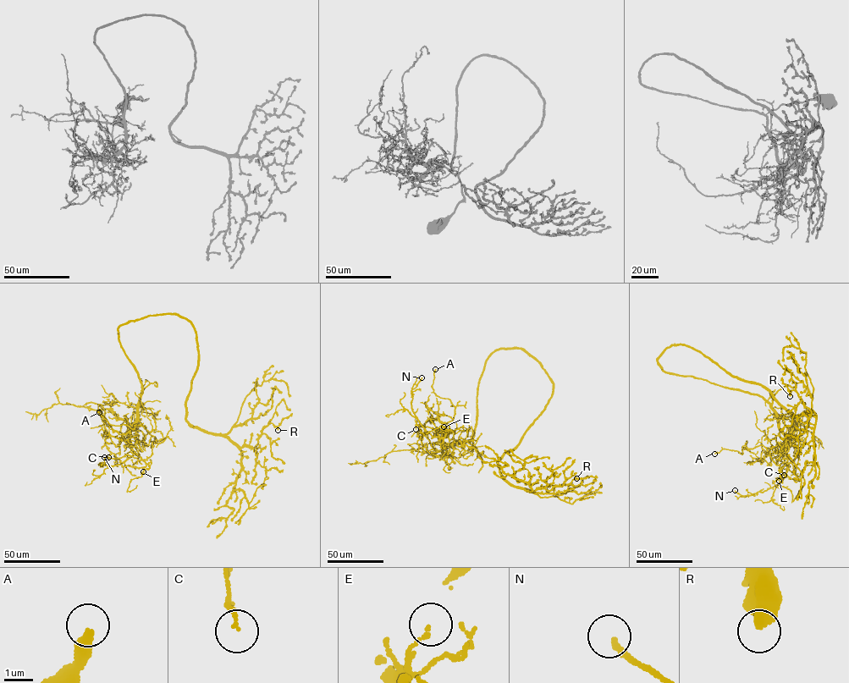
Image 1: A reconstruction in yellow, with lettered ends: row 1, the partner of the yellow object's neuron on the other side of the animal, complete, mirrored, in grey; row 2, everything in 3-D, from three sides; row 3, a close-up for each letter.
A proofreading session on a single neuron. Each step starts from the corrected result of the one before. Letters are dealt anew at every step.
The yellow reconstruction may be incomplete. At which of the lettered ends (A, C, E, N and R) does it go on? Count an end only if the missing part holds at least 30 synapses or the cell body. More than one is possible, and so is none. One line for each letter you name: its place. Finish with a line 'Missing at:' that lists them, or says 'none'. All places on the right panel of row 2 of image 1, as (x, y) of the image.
A: Place: (714, 454)
Missing at: A

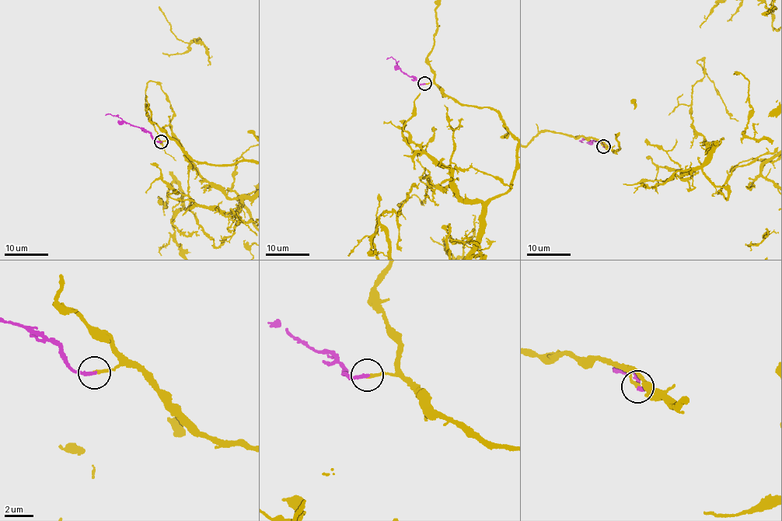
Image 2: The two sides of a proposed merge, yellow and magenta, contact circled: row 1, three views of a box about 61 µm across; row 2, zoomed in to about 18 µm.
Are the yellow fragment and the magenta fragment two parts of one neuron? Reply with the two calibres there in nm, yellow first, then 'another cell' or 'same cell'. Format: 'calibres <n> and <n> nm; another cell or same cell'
calibres 200 and 220 nm; same cell

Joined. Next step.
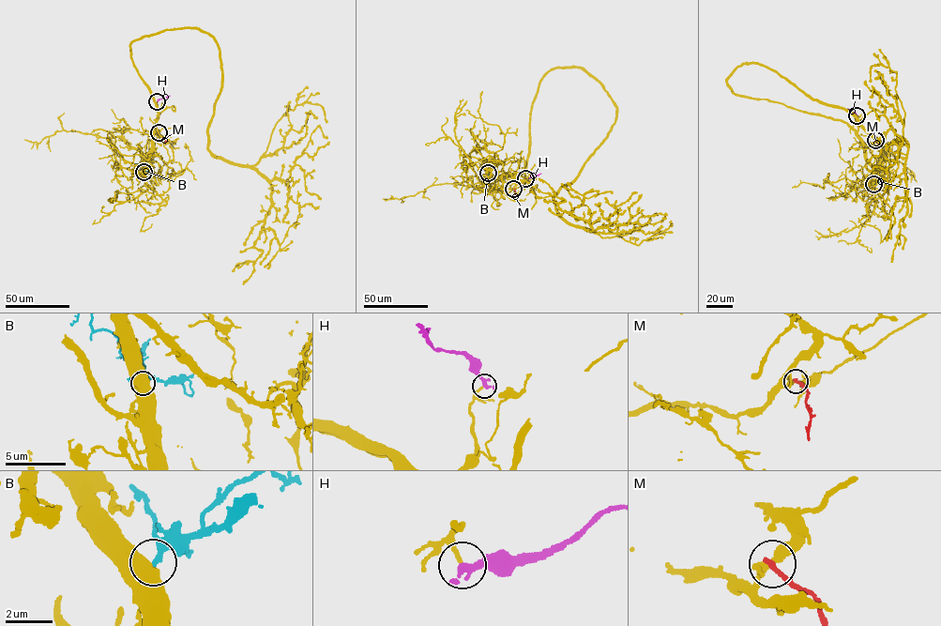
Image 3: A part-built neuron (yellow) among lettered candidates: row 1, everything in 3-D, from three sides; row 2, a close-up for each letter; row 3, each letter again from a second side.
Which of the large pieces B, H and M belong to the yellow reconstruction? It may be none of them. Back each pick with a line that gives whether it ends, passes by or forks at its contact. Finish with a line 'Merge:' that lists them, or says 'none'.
H: it ends there
Merge: H

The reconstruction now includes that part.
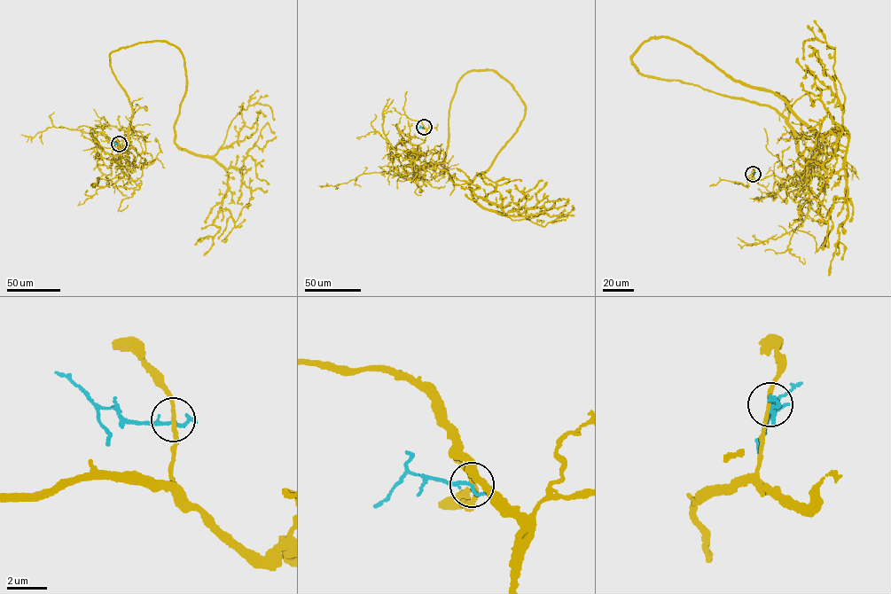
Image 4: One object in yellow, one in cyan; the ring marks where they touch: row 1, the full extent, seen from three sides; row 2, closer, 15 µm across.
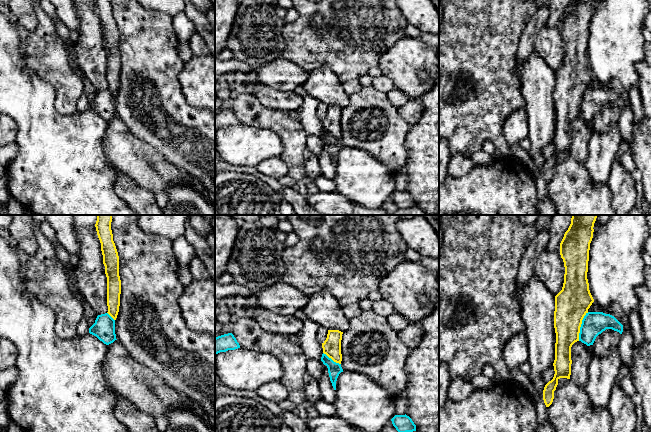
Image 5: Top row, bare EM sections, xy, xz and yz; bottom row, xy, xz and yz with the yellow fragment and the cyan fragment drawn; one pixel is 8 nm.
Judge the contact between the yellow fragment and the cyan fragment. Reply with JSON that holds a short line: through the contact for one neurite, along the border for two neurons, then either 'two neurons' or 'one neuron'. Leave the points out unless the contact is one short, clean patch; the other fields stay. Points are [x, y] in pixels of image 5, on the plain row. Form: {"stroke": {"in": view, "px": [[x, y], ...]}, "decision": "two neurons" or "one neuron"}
{"stroke": {"in": "yz", "px": [[588, 88], [582, 96], [578, 116]]}, "decision": "two neurons"}

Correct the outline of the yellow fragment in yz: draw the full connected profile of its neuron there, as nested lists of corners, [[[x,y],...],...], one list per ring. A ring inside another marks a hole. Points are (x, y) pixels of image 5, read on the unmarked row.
[[[570,0],[560,19],[565,50],[562,66],[555,72],[555,150],[543,166],[546,183],[553,178],[558,156],[570,155],[571,123],[579,117],[582,96],[594,78],[587,55],[593,3],[594,0]]]

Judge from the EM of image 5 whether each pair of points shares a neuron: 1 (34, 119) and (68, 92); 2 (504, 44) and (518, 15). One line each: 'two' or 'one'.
1: two
2: one

